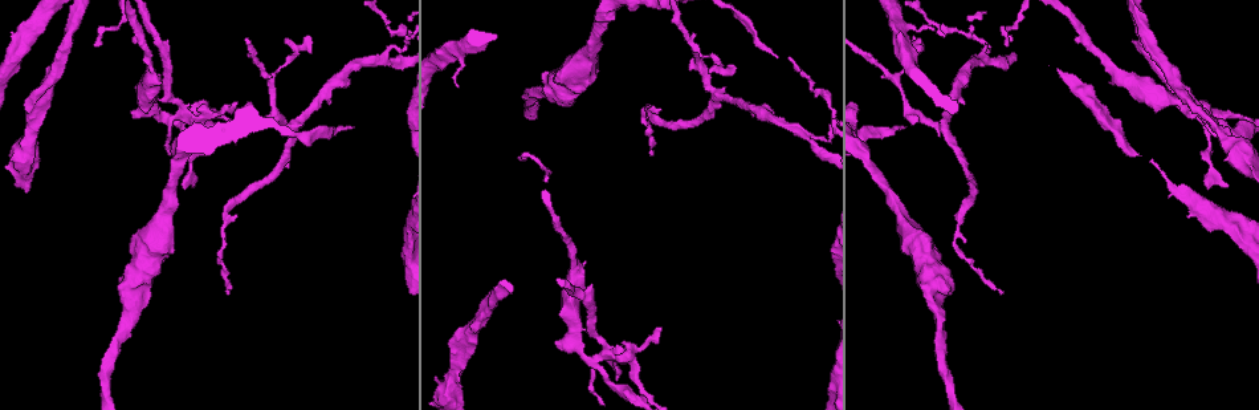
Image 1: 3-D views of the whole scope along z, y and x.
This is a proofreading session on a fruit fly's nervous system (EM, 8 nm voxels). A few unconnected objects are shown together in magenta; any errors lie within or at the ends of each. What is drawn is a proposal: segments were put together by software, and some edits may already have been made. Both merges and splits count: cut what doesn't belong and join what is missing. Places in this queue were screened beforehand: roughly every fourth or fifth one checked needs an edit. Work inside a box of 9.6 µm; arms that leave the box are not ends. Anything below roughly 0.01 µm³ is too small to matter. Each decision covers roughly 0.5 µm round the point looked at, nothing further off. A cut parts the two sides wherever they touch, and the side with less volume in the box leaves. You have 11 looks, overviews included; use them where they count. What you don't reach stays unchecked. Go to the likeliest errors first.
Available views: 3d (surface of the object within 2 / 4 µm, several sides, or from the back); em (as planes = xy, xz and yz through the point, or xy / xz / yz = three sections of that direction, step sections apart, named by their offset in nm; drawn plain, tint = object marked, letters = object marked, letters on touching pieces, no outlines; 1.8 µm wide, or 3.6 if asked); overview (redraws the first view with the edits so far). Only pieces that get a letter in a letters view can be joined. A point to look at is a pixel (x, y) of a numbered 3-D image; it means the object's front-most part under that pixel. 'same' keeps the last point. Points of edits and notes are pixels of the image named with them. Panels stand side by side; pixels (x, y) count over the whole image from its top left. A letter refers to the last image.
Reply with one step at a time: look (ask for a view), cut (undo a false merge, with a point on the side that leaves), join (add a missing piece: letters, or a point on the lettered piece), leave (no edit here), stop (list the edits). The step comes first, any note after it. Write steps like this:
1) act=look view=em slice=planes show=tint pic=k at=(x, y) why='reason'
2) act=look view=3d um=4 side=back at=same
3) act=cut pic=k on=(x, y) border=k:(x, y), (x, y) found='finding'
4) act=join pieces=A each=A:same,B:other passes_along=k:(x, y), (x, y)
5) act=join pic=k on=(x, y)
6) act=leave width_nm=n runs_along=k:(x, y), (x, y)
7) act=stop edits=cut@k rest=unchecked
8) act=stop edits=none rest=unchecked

act=look view=em slice=planes show=tint pic=1 at=(226, 290) why='an open end'

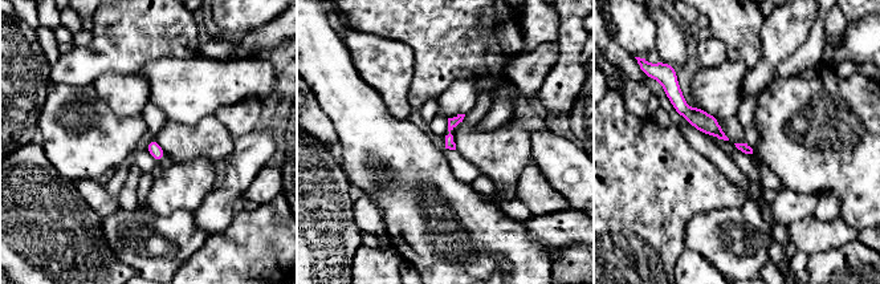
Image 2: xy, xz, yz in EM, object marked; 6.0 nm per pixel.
act=look view=em slice=planes show=letters at=same why='see the neighbours'

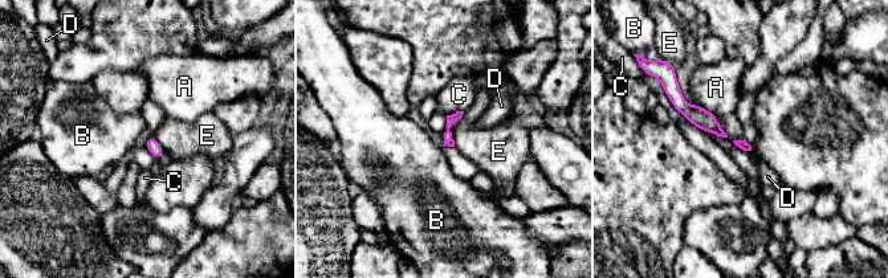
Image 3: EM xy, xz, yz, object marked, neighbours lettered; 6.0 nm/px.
act=leave each=A:other,B:other,C:other,D:other,E:other border=3:(750, 144), (753, 152) found='no lettered piece goes on from it'

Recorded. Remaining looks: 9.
act=look view=3d um=2 pic=1 at=(1213, 123) why='three arms meet'

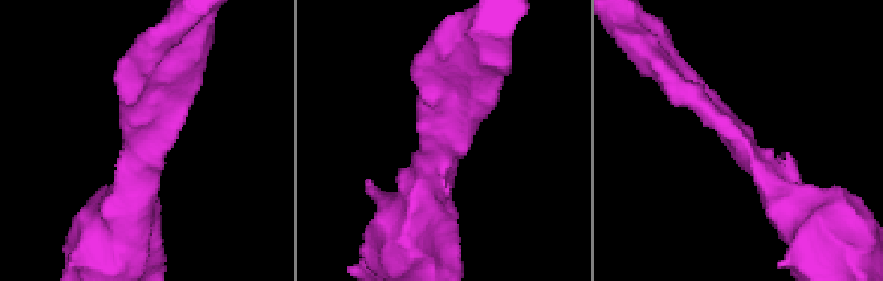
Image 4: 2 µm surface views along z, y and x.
act=look view=em slice=xy step=4 show=tint pic=4 at=(741, 144) arms=3

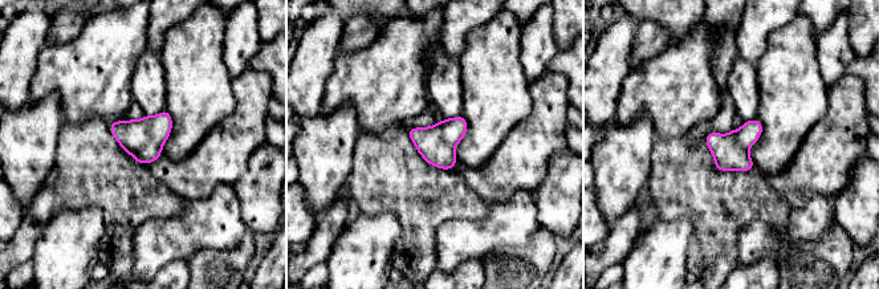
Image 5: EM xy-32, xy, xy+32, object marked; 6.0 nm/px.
act=look view=em slice=planes show=letters at=same why='cut it another way'

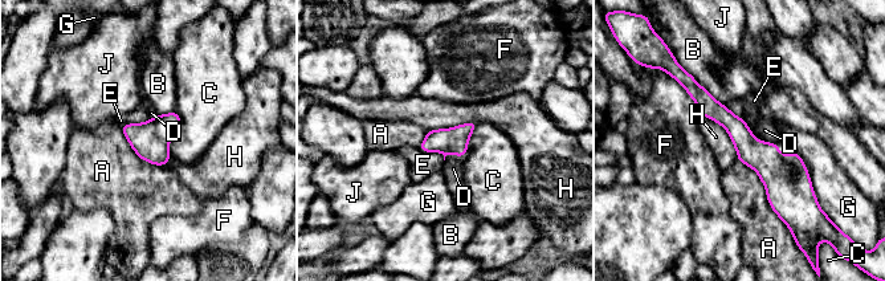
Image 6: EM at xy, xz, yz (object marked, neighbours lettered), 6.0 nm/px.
act=leave width_nm=160 each=A:other,B:other,C:other,D:other,E:other,F:other,G:other,H:other,J:other border=6:(701, 115), (725, 130), (737, 158) found='continuous, no second neuron'

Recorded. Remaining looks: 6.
act=look view=em slice=planes show=tint pic=1 at=(457, 85) why='branch stops here'

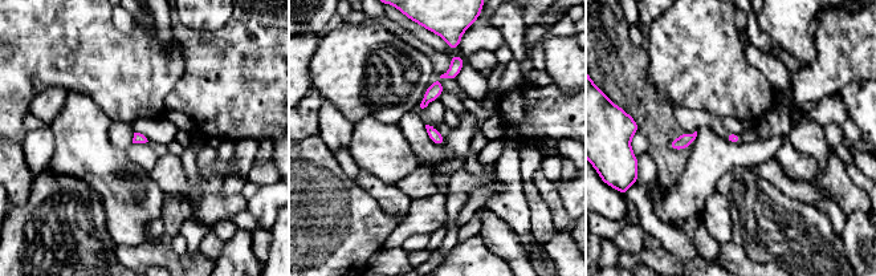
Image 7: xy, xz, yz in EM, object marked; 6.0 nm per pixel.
act=look view=em slice=planes show=letters at=same why='what lies round it'

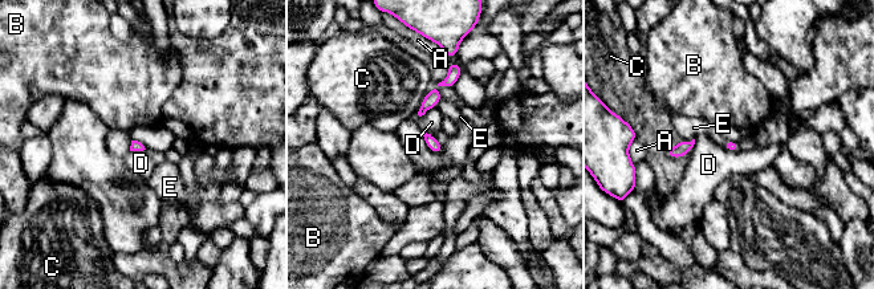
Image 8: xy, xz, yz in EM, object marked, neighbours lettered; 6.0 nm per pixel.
act=leave each=A:other,B:other,C:other,D:other,E:other found='no lettered piece goes on from it'

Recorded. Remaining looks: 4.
act=look view=em um=3.6 slice=yz step=8 show=letters pic=1 at=(148, 82) why='calibre changes'

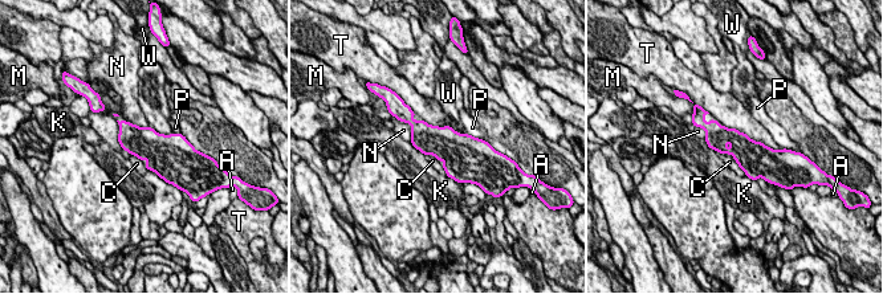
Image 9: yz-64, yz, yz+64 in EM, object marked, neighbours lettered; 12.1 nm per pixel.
act=leave each=A:other,C:other,K:other,M:other,N:other,P:other,T:other,W:other found='one neuron here'

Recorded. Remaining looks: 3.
act=stop edits=none rest=unchecked

